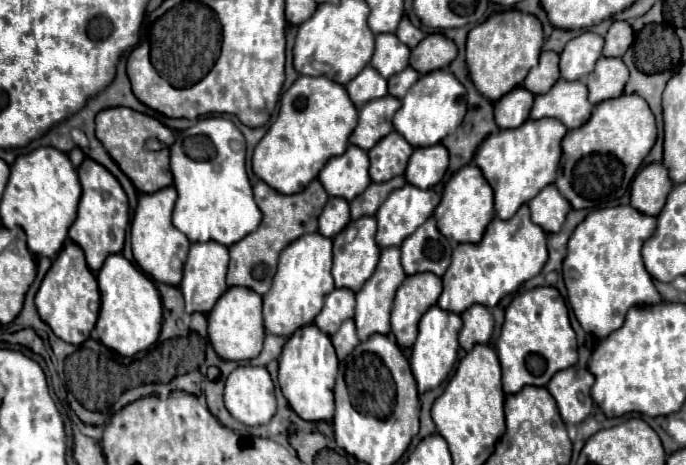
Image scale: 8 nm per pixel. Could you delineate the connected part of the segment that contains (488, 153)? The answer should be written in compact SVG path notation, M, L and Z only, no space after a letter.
M555 118L527 120L515 130L501 130L493 136L487 136L477 148L473 158L475 166L483 172L485 180L495 192L495 212L499 218L511 218L523 204L527 204L543 186L555 182L557 166L561 160L561 140L567 134L567 128Z

